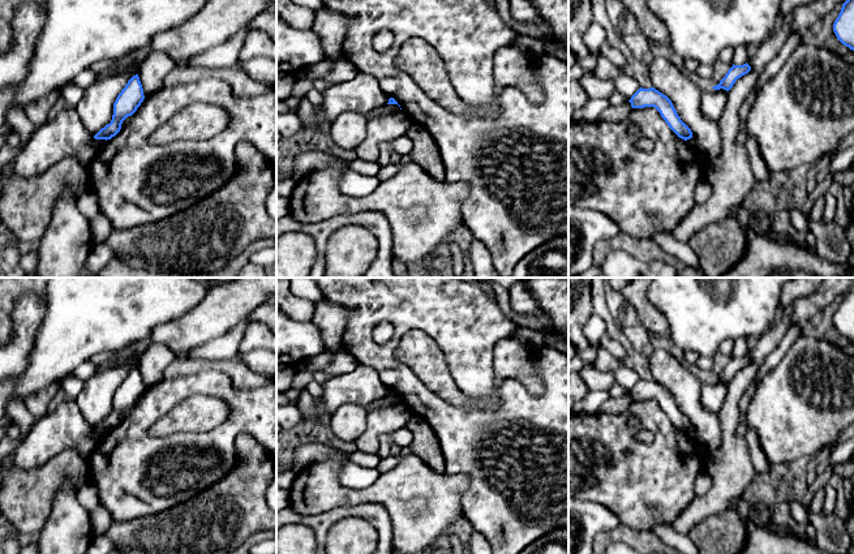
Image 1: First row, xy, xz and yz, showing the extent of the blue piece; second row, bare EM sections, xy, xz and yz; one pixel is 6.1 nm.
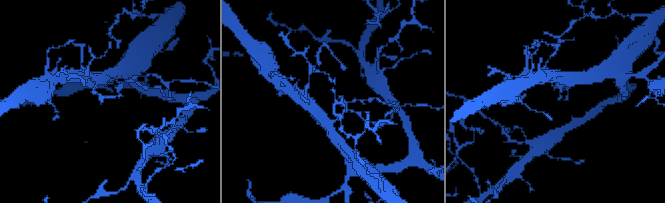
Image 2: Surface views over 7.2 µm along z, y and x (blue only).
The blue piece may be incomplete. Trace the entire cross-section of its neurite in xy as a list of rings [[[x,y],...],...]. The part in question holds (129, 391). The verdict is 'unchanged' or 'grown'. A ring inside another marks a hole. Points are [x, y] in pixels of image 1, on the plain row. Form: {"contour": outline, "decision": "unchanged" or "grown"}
{"contour": [[[138,366],[133,368],[113,395],[113,407],[110,416],[102,420],[95,428],[95,431],[111,431],[120,421],[123,413],[132,408],[143,394],[143,381]]], "decision": "unchanged"}

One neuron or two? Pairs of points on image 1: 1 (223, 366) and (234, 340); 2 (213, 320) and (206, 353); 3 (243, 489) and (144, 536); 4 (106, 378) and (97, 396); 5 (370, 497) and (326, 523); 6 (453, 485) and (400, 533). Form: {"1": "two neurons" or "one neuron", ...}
{"1": "two neurons", "2": "two neurons", "3": "one neuron", "4": "one neuron", "5": "two neurons", "6": "one neuron"}

